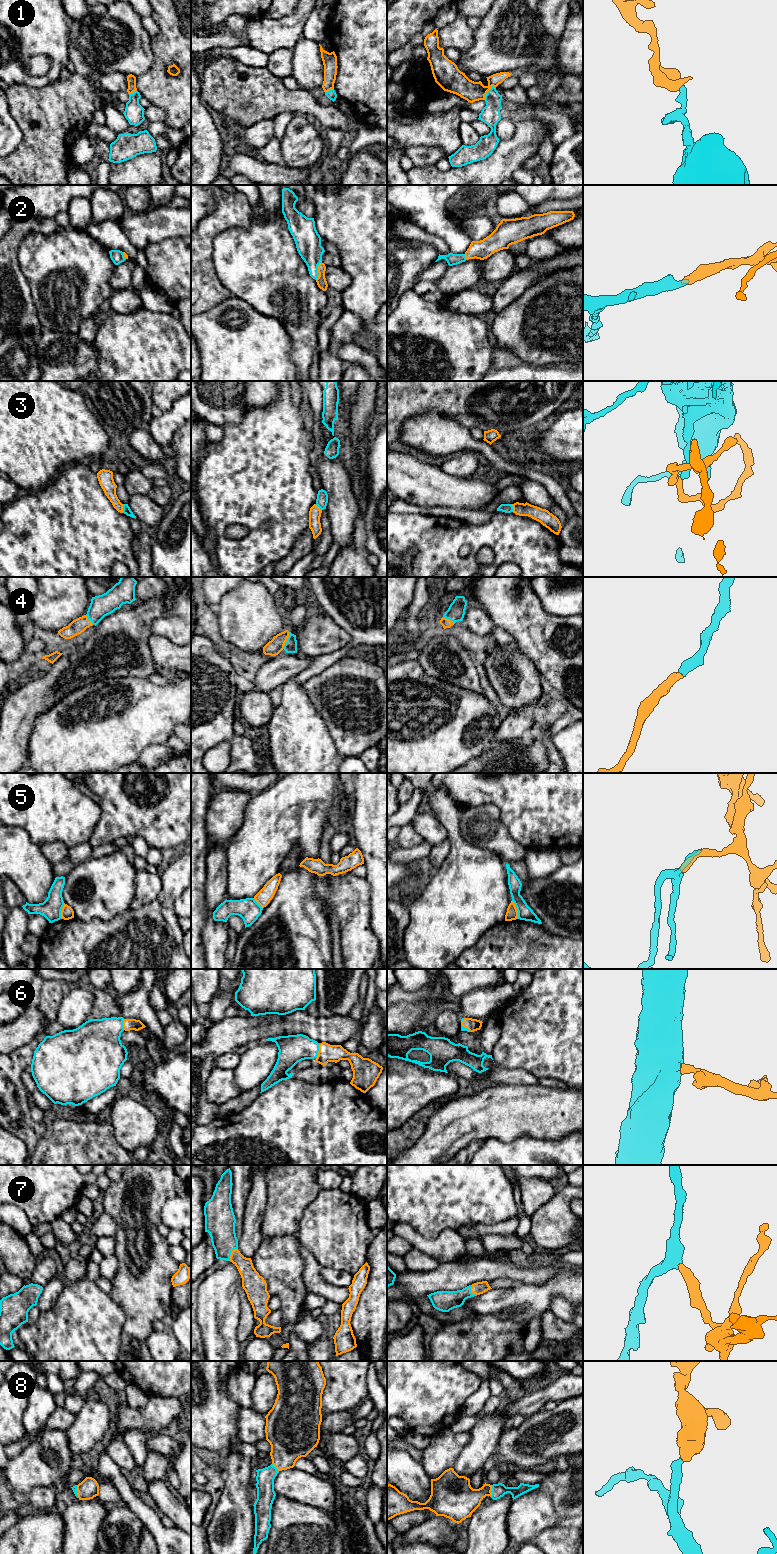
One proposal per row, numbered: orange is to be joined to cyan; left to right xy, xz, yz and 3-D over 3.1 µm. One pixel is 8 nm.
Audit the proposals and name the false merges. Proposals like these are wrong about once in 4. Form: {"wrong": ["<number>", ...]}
{"wrong": ["3", "5"]}

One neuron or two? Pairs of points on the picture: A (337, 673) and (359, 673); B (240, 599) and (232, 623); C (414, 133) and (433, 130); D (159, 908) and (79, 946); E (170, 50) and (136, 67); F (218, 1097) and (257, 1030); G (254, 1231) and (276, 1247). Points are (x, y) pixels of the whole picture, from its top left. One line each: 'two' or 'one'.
A: one
B: one
C: one
D: one
E: two
F: two
G: two

